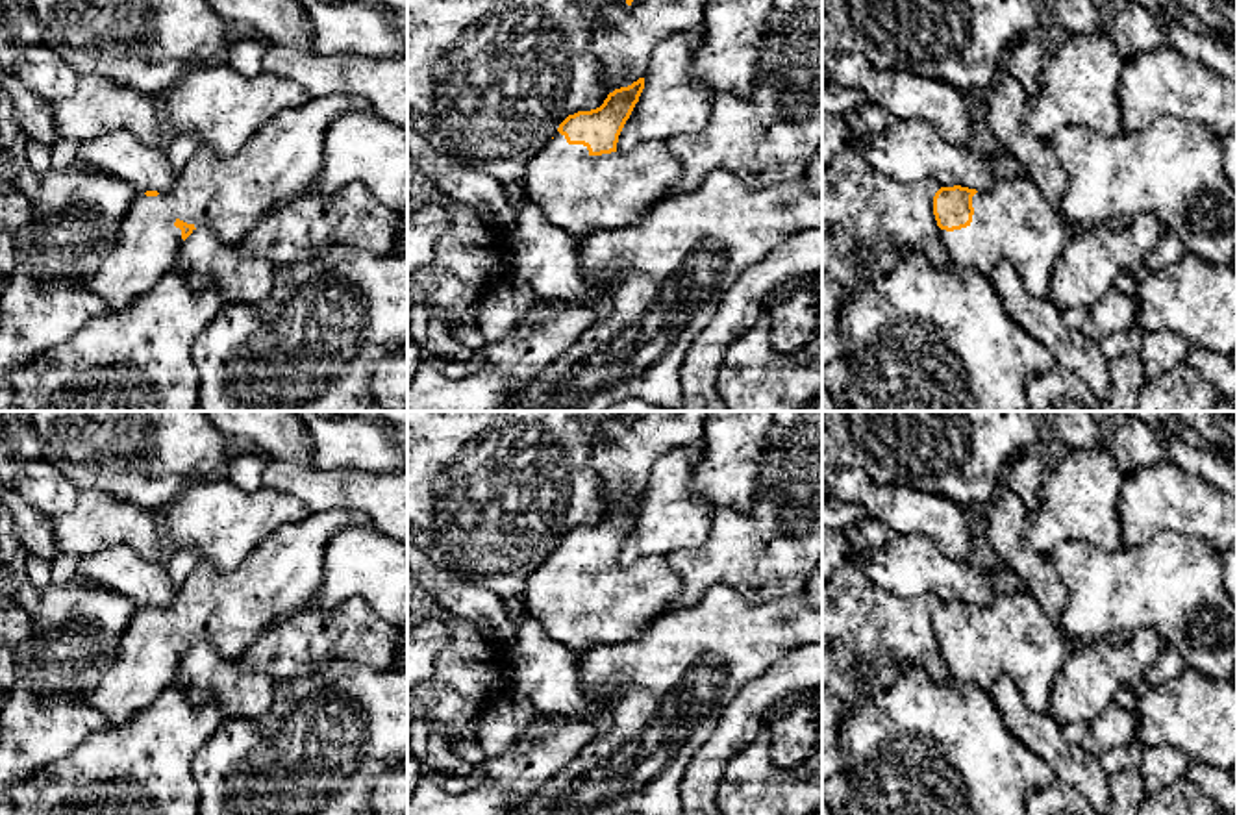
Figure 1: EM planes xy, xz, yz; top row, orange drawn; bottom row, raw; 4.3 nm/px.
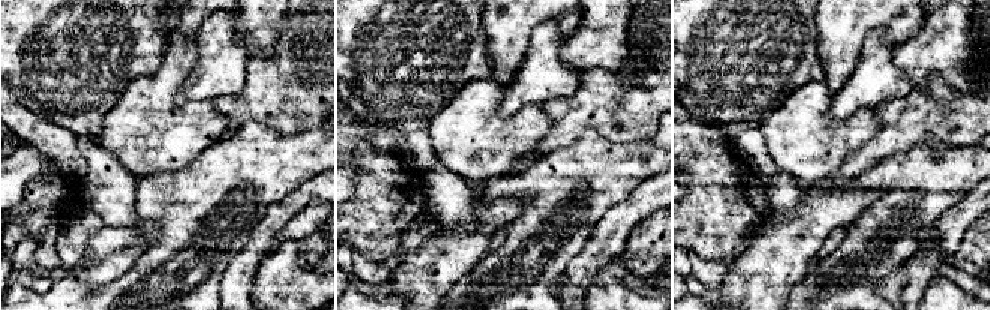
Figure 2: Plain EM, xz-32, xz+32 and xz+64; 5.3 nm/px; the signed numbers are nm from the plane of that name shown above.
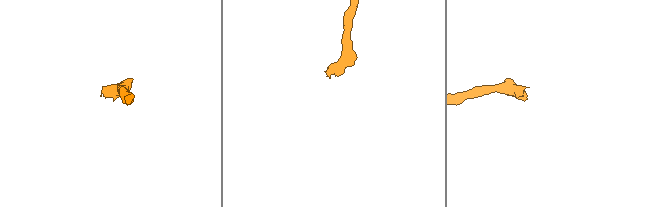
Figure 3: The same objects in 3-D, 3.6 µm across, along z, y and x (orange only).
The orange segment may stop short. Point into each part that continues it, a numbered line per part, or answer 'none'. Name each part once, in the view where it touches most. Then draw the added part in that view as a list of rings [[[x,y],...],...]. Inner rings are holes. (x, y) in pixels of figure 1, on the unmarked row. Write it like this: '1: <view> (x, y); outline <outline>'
1: xz (580, 608); outline [[[559,546],[526,580],[524,611],[576,654],[641,635],[680,593],[665,556],[591,570]]]

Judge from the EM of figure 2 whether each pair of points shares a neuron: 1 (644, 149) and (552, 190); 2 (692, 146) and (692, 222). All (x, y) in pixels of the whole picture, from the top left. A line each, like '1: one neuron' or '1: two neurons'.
1: one neuron
2: one neuron

